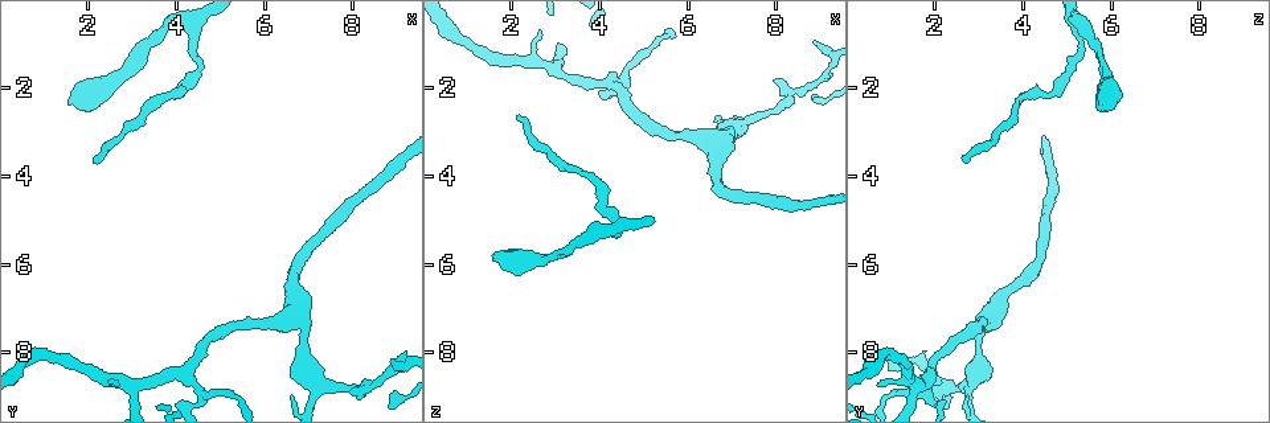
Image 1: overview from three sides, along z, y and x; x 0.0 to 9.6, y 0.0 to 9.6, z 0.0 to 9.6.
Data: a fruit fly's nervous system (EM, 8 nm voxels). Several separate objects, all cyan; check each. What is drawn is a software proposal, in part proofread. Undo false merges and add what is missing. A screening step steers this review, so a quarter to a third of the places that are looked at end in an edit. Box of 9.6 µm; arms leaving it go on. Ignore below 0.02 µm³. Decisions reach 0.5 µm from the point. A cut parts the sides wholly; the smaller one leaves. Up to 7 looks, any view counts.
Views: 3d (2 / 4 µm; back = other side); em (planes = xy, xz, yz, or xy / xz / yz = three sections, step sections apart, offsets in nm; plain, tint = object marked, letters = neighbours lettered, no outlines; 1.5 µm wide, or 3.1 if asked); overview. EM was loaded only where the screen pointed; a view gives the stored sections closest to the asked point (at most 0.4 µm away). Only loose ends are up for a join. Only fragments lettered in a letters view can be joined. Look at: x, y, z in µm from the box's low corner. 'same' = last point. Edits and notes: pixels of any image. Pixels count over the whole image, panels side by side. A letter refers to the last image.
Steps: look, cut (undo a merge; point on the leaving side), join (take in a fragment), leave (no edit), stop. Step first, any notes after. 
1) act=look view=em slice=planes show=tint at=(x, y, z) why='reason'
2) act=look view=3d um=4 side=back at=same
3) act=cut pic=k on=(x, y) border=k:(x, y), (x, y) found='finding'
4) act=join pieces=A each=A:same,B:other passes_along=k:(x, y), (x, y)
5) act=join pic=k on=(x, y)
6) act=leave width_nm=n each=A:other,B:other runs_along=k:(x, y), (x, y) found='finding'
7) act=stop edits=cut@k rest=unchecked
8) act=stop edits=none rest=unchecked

act=look view=em slice=planes show=tint at=(7.55, 8.75, 2.55) why='abrupt turn'

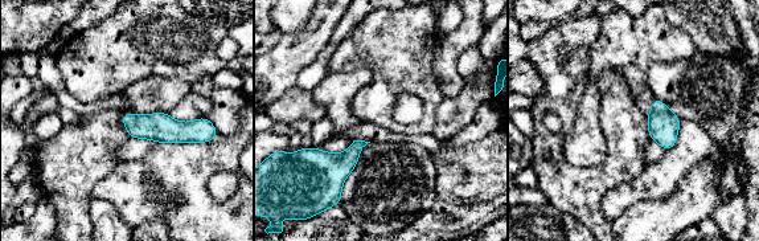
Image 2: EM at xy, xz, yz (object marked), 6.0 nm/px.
act=look view=em slice=planes show=letters at=same

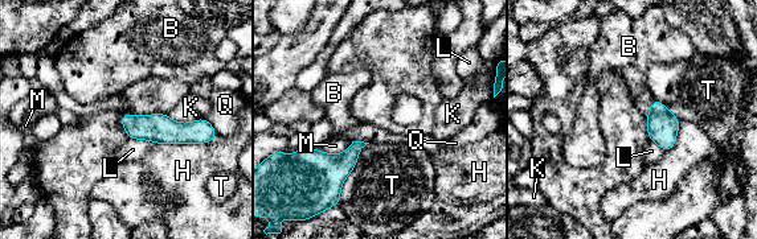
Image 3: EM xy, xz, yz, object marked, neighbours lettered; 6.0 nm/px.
act=leave longest_contact=H:380nm each=B:other,H:other,K:other,L:other,M:other,Q:other,T:other runs_along=3:(125, 119), (164, 131), (205, 130) found='one neuron here'

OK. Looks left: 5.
act=look view=em slice=yz step=8 show=letters at=(8.90, 8.20, 0.95) why='thin end'

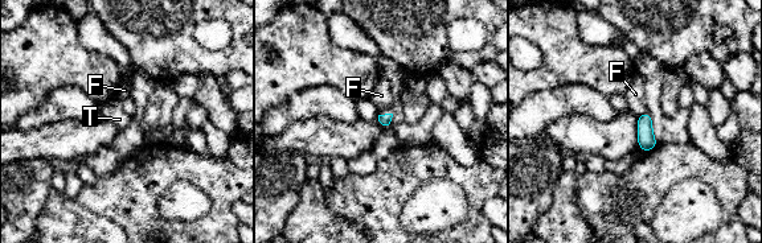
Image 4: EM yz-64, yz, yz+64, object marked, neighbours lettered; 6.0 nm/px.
act=look view=em slice=planes show=letters at=same

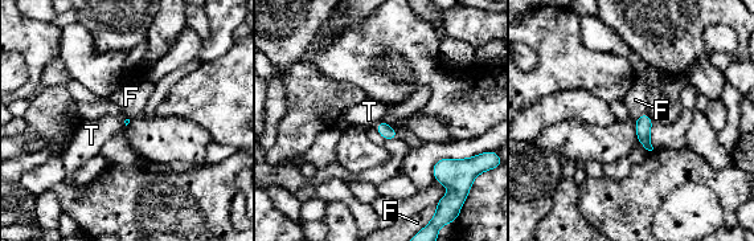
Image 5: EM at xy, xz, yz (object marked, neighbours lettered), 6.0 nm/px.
act=leave each=F:other,T:other border=5:(646, 111), (634, 119) found='no lettered fragment goes on from it'

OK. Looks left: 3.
act=look view=em slice=planes show=letters at=(2.20, 3.55, 2.65) why='an open end'

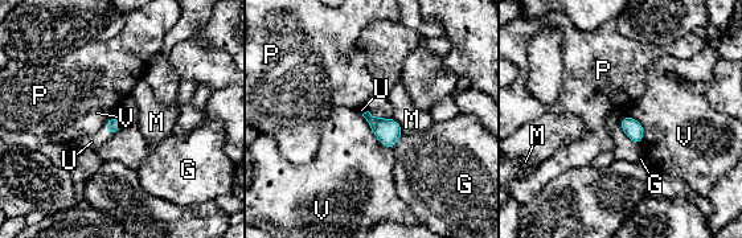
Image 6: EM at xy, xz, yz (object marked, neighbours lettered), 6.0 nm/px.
act=join pic=6 on=(91, 142) each=G:other,M:other,P:other,U:same,V:other passes_along=6:(113, 126), (106, 128), (91, 142) found='the neuron continues'

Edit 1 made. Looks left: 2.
act=stop edits=join@6 rest=unchecked

